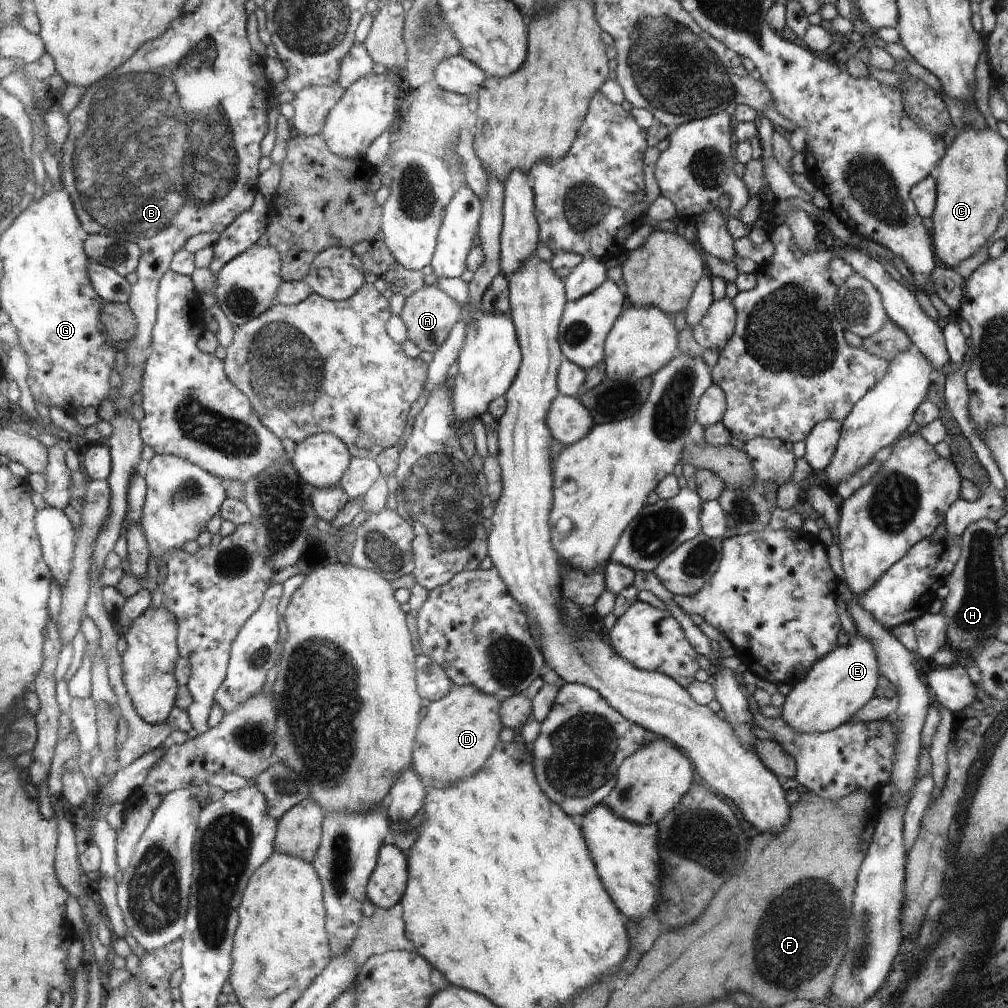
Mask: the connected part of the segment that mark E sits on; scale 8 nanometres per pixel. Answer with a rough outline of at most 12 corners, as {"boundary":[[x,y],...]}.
{"boundary":[[854,638],[792,686],[780,717],[840,728],[875,697],[875,643]]}

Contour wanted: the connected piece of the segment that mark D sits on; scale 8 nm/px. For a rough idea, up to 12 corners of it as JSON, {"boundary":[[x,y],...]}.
{"boundary":[[453,685],[418,724],[426,786],[476,774],[501,734],[500,700]]}

